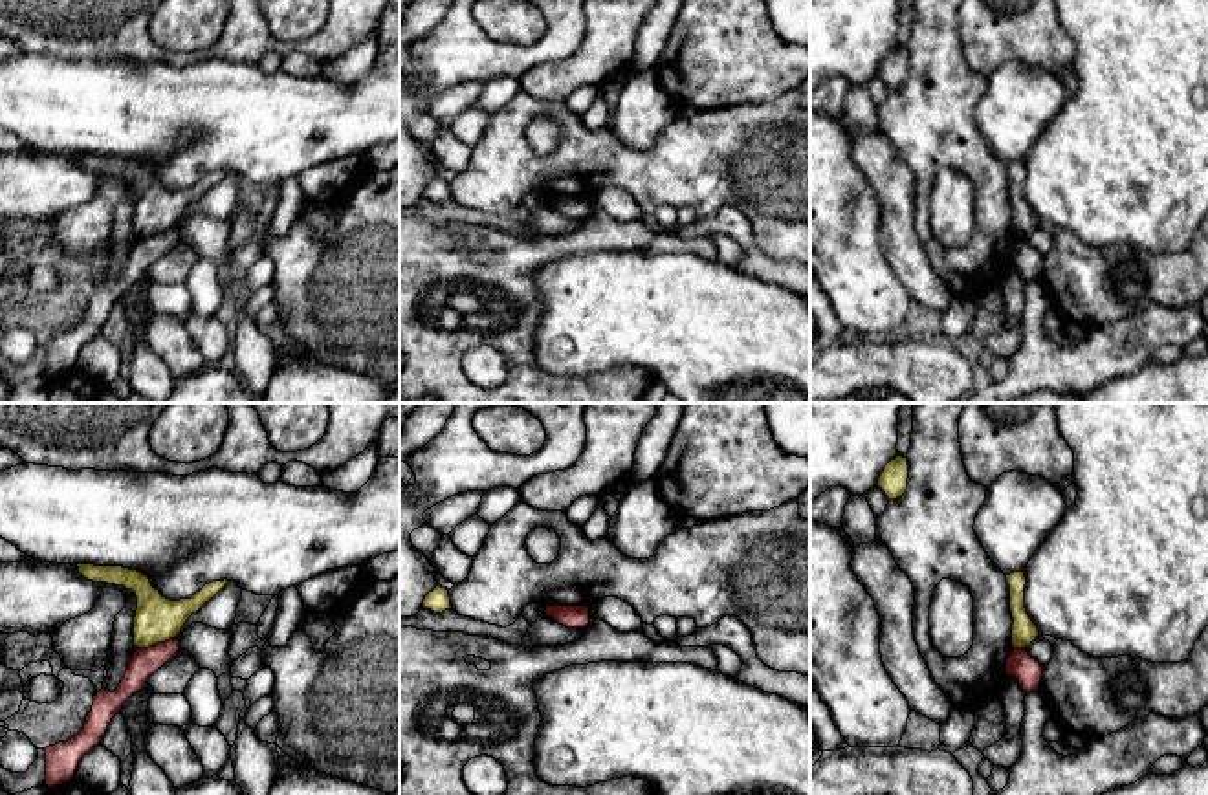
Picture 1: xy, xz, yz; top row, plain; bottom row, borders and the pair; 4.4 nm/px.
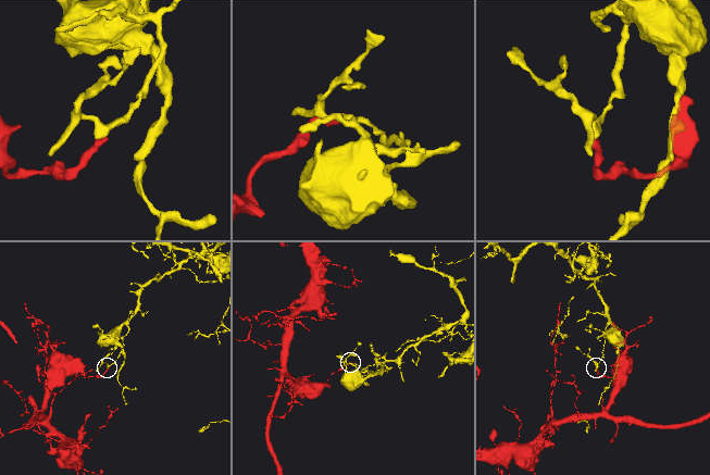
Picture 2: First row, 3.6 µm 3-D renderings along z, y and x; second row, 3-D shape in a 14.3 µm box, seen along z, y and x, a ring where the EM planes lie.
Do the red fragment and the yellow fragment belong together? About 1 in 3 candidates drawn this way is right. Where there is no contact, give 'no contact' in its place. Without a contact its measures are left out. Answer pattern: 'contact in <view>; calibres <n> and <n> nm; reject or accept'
contact in xy; calibres 120 and 200 nm; reject

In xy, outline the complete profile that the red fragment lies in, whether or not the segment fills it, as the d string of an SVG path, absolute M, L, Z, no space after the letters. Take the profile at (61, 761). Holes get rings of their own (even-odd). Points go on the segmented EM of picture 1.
M170 639L134 652L119 687L114 692L106 689L97 692L82 731L68 742L59 742L44 749L48 788L73 780L81 758L99 746L112 718L121 713L125 702L139 692L148 678L180 648L180 641Z

